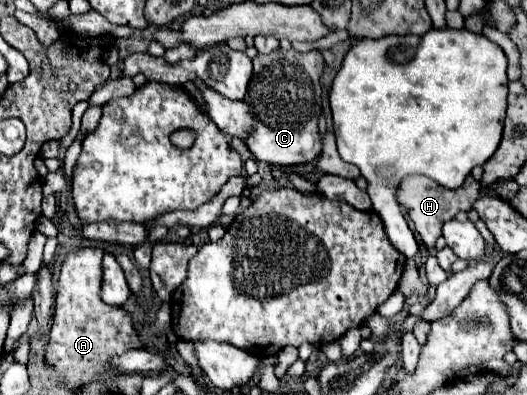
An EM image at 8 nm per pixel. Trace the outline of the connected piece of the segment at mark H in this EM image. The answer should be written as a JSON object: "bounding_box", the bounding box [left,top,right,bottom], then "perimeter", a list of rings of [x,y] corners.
{"bounding_box":[397,175,481,247],"perimeter":[[[409,175],[405,177],[399,187],[397,187],[397,203],[405,209],[409,209],[409,219],[413,221],[417,233],[421,235],[423,243],[427,247],[433,247],[437,237],[441,235],[441,225],[451,219],[453,215],[457,215],[459,211],[463,209],[471,209],[473,203],[479,199],[479,189],[481,189],[481,183],[475,181],[471,175],[465,179],[465,183],[459,187],[459,189],[445,189],[441,187],[439,183],[435,183],[433,179],[429,177],[423,177],[423,175]]]}

